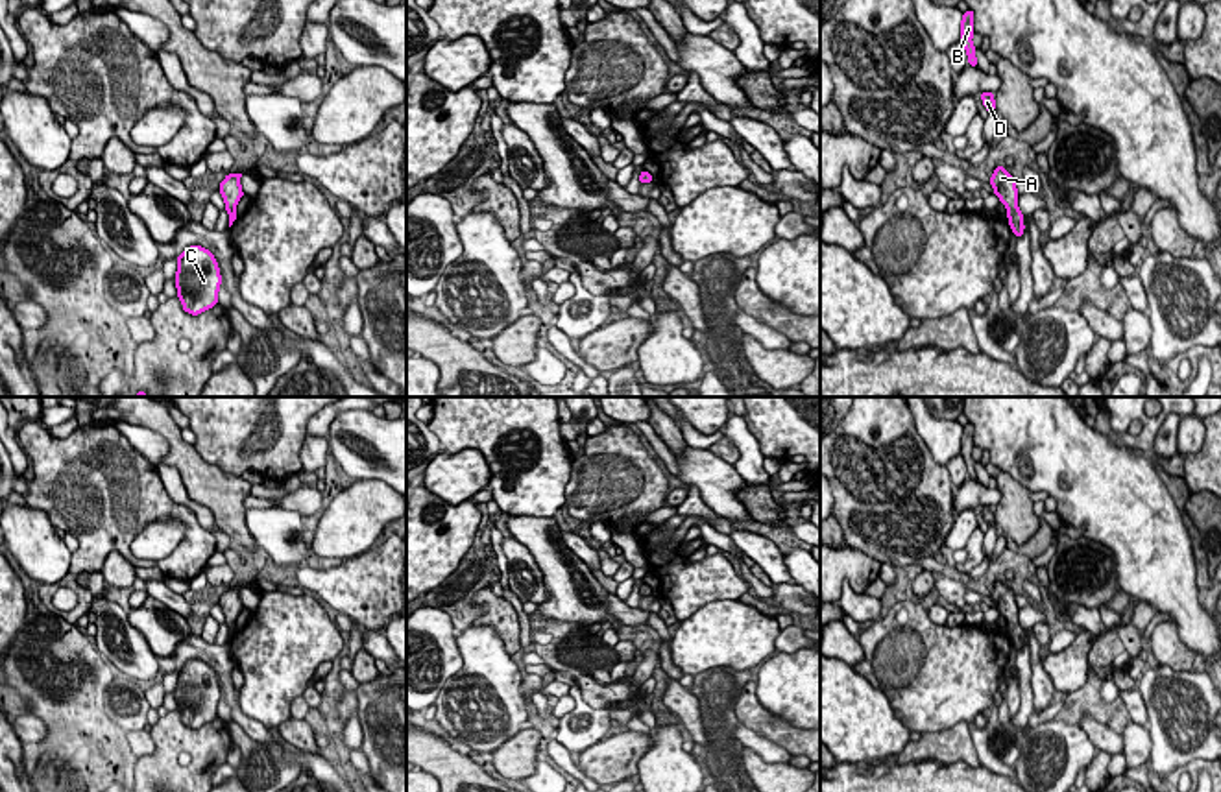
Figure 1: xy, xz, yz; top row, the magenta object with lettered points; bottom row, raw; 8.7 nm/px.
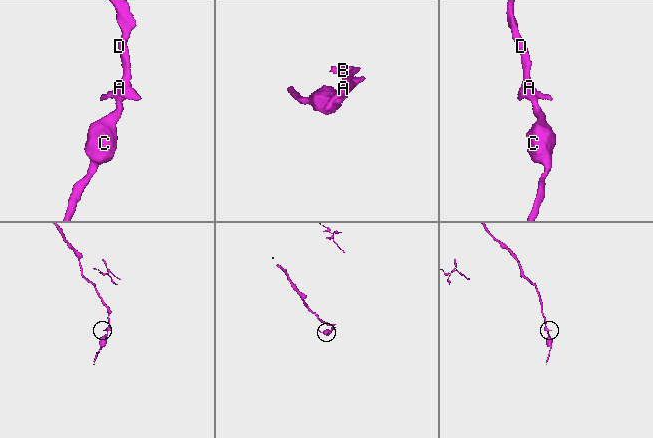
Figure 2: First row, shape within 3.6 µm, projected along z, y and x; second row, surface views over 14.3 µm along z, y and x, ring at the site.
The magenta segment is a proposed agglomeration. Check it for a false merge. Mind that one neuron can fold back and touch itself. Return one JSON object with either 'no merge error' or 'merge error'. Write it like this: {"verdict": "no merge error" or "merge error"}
{"verdict": "no merge error"}

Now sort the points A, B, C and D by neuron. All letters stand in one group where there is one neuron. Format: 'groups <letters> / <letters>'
groups A B C D

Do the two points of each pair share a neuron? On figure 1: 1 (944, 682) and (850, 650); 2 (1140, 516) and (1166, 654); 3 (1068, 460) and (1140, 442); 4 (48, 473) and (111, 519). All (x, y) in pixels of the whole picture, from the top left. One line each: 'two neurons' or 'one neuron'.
1: two neurons
2: two neurons
3: two neurons
4: one neuron

